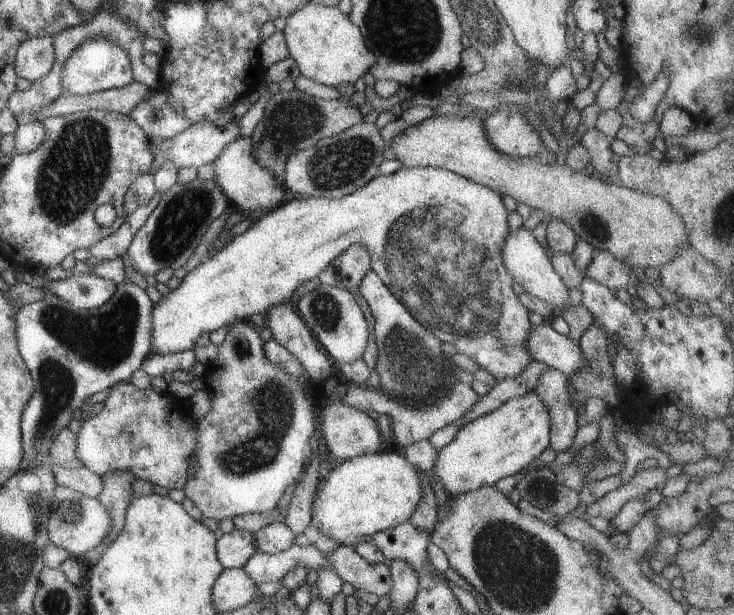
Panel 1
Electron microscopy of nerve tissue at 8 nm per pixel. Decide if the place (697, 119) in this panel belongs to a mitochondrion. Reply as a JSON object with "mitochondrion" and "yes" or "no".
{"mitochondrion":"no"}

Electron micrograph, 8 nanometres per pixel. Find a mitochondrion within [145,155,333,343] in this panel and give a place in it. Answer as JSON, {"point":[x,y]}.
{"point":[186,213]}

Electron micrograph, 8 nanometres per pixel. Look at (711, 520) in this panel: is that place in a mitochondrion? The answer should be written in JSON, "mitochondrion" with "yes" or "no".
{"mitochondrion":"no"}

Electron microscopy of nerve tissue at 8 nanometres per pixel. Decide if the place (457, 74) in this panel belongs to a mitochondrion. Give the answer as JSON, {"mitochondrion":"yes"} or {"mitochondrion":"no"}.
{"mitochondrion":"no"}

